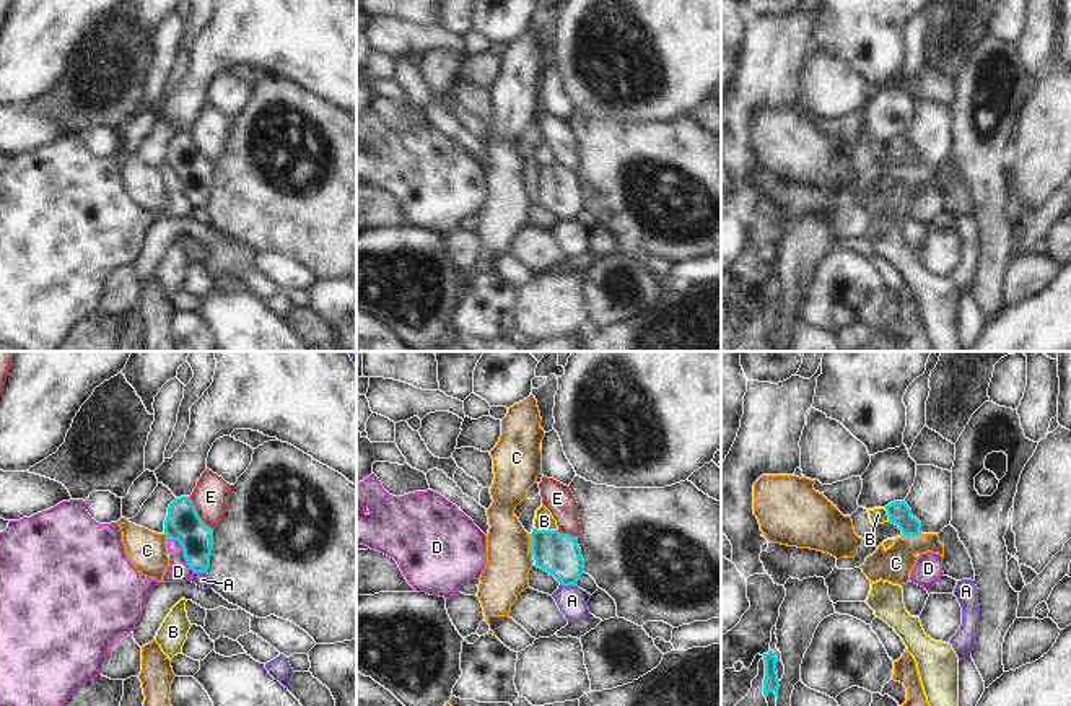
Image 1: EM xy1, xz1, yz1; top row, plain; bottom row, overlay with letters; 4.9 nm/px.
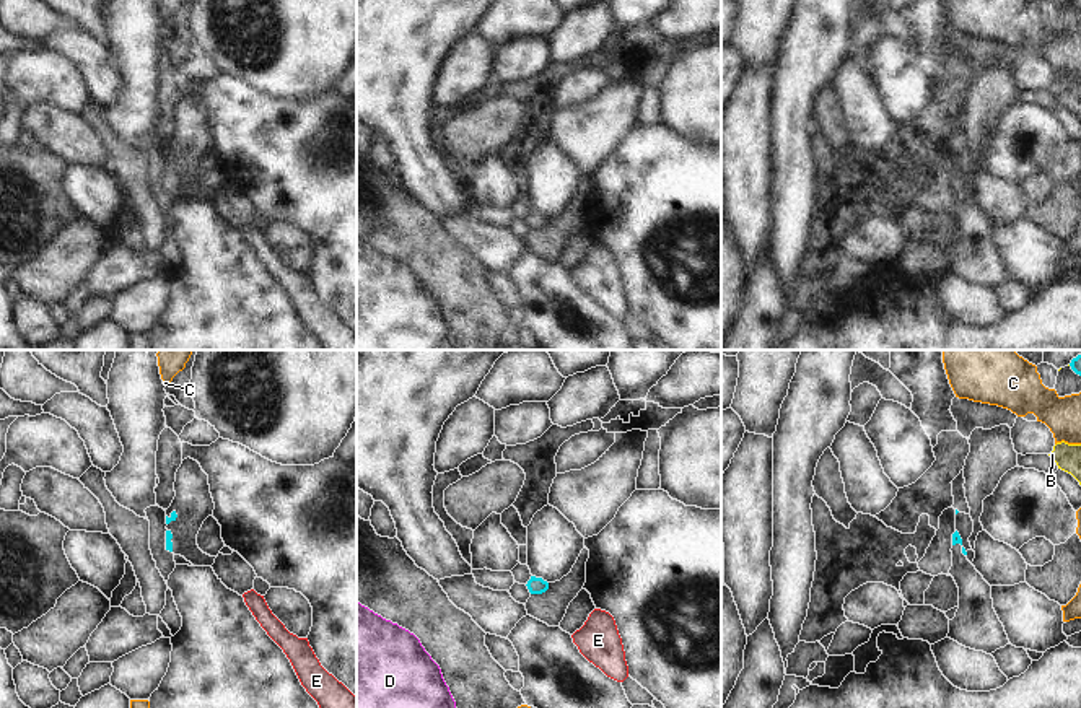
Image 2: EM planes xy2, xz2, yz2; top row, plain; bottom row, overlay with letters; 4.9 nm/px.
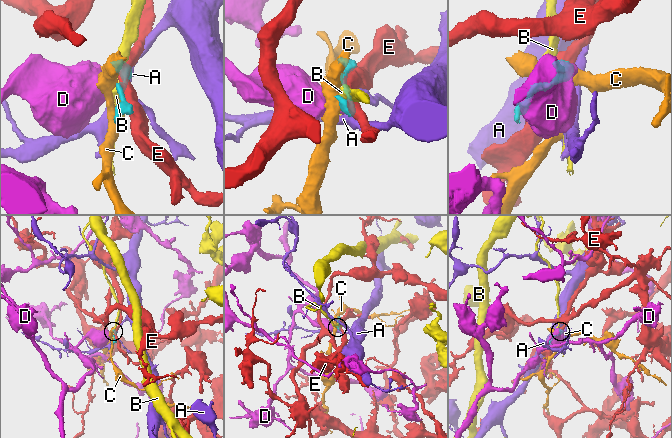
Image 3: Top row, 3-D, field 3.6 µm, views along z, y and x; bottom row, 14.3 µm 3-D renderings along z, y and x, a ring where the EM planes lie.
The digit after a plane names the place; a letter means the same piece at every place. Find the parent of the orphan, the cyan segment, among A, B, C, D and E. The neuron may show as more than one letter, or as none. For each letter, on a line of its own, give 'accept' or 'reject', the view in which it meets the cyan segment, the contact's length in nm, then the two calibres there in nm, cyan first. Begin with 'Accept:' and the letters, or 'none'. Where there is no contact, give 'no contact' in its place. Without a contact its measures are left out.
Accept: none
A: reject; contact in xz1; length 80 nm; calibres 220 and 150 nm
B: reject; contact in xz1; length 120 nm; calibres 220 and 100 nm
C: reject; contact in xz1; length 110 nm; calibres 220 and 220 nm
D: reject; contact in xy1; length 220 nm; calibres 170 and 110 nm
E: reject; contact in xy1; length 200 nm; calibres 170 and 180 nm

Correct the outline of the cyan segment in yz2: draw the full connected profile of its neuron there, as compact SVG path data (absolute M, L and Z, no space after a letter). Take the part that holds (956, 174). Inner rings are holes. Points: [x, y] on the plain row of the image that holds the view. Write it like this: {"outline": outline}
{"outline": "M957 166L952 169L951 187L949 210L959 223L959 244L956 252L949 256L948 273L965 283L991 290L1009 280L1004 262L993 244L991 221L967 195Z"}

